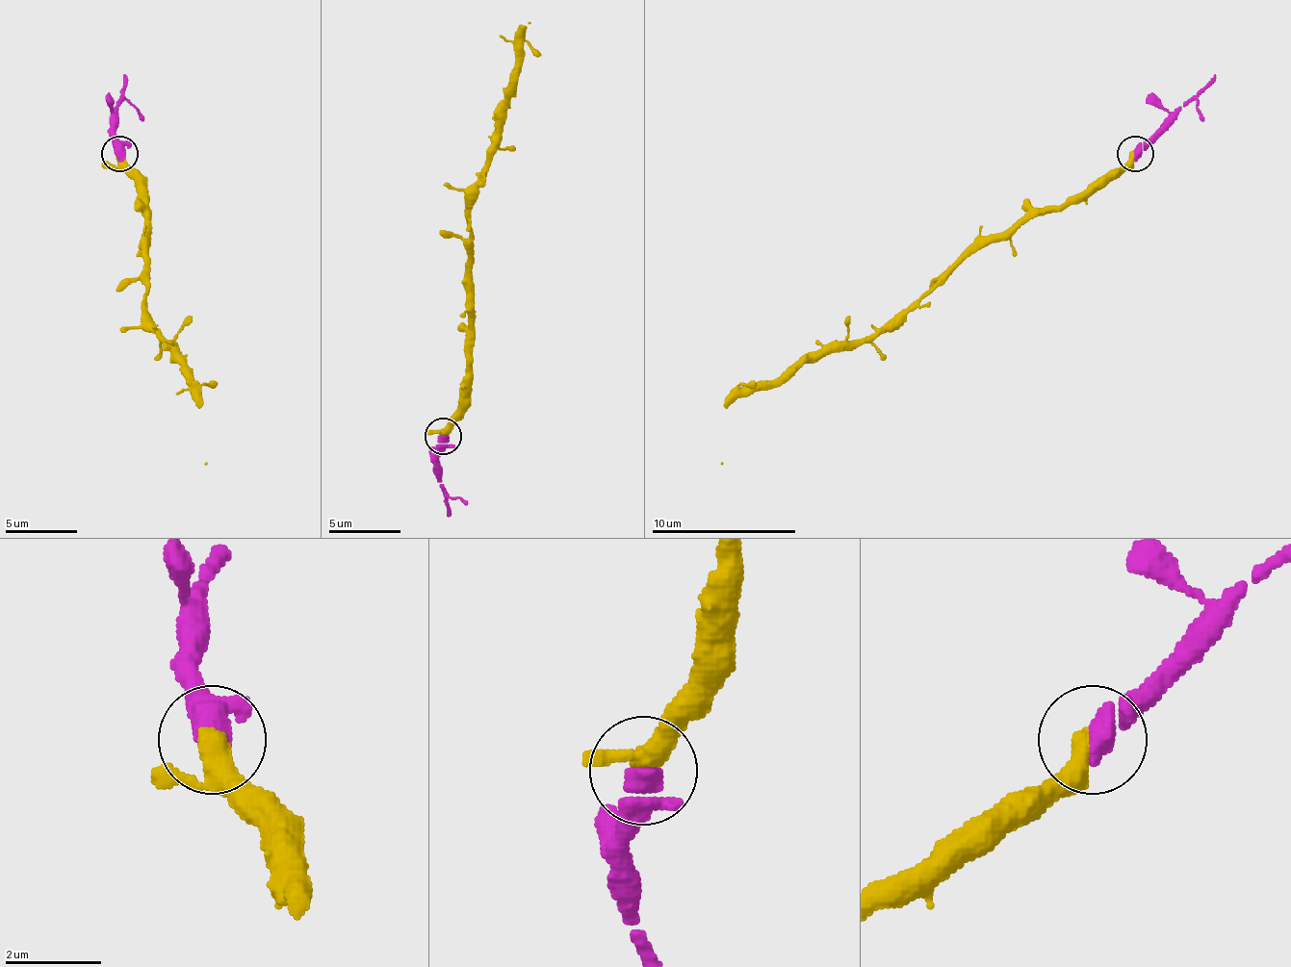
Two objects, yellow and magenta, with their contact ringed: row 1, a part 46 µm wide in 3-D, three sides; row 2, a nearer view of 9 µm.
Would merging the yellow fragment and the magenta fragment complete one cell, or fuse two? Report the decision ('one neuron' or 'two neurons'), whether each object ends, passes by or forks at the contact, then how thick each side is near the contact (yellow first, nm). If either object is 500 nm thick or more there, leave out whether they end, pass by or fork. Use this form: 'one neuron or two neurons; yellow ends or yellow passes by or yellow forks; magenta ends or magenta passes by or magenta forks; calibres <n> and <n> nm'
one neuron; calibres 360 and 550 nm

